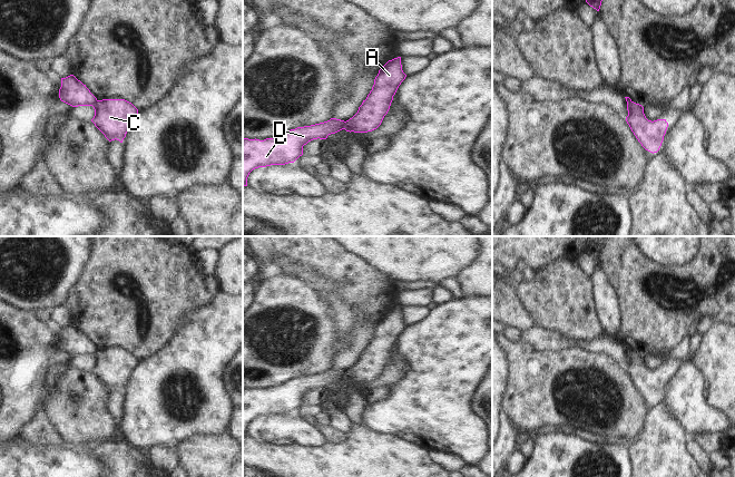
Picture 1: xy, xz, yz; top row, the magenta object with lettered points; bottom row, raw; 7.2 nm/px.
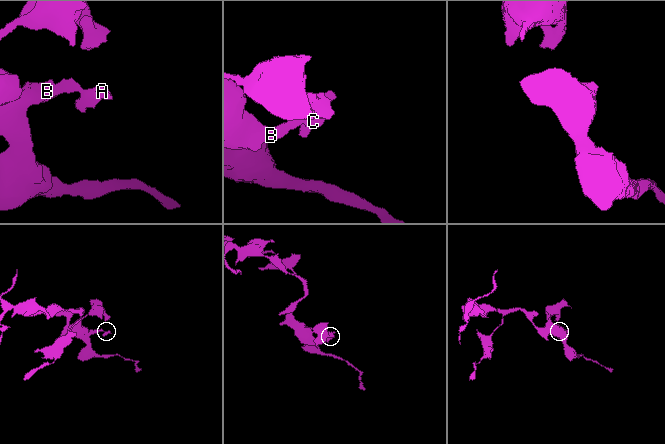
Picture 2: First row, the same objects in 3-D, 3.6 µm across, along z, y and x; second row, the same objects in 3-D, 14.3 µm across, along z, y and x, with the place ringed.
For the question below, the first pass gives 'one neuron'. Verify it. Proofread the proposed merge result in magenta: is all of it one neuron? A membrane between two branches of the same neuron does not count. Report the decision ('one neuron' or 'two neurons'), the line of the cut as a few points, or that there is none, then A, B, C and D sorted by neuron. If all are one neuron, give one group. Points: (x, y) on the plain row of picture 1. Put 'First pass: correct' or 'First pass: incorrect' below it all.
two neurons; cut xz (345, 371), (343, 378); groups A C / B D
First pass: incorrect

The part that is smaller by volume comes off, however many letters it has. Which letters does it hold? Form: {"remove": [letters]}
{"remove": ["A", "C"]}

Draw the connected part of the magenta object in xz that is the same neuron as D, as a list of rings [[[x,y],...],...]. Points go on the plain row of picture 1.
[[[331,368],[327,371],[297,377],[273,388],[243,388],[243,437],[249,422],[258,417],[294,412],[303,405],[303,396],[313,389],[326,389],[344,379],[345,371]]]

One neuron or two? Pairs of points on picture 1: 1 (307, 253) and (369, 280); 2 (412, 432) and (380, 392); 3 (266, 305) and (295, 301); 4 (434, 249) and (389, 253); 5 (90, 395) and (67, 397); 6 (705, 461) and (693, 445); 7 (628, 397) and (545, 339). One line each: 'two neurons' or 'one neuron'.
1: one neuron
2: two neurons
3: one neuron
4: one neuron
5: one neuron
6: one neuron
7: two neurons

